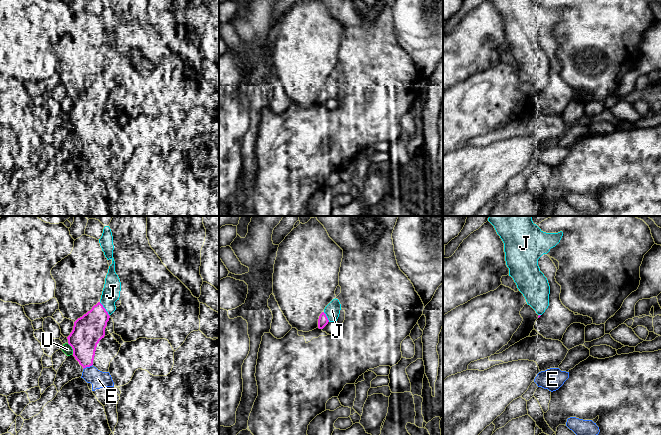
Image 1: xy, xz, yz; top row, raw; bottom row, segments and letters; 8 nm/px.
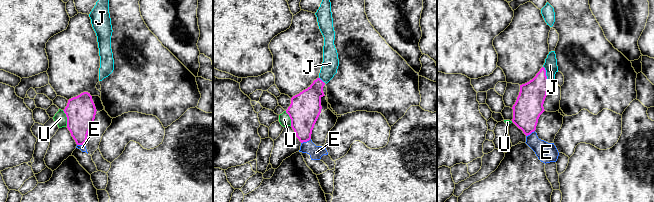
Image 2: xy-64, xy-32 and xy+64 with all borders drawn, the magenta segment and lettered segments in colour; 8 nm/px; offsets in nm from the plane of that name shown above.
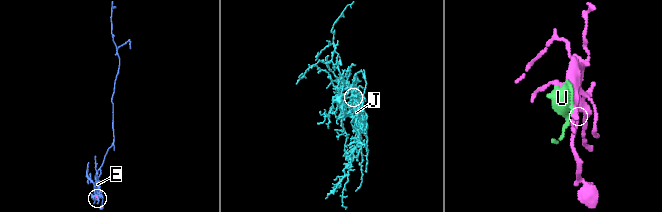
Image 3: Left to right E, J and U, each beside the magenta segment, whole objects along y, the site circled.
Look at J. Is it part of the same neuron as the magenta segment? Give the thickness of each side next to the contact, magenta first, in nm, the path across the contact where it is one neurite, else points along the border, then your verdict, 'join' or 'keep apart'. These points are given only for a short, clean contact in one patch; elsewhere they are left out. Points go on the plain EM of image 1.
240 nm thick on the magenta side, 140 nm on the other; join

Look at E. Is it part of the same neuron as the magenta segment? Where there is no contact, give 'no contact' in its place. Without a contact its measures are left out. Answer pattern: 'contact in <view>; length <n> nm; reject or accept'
contact in xy; length 90 nm; reject

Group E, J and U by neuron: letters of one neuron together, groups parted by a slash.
E / J / U

